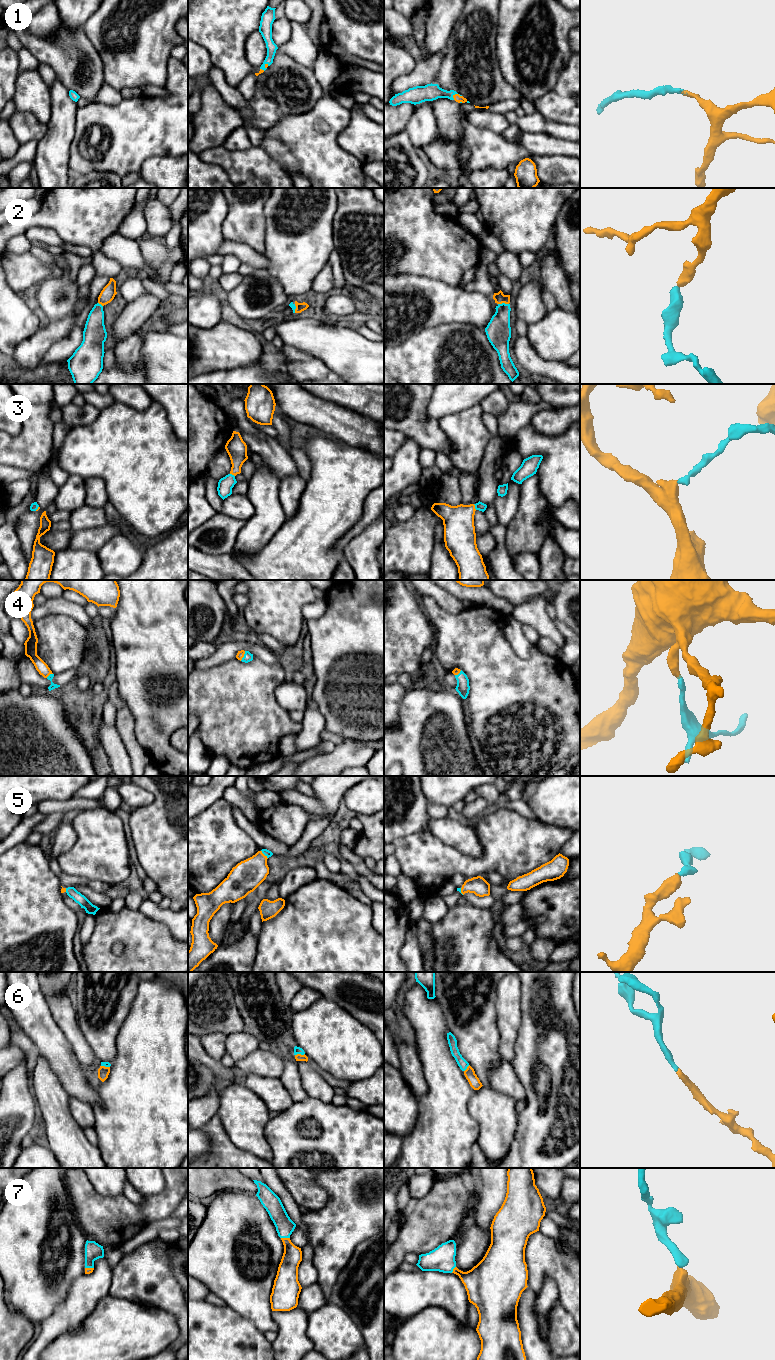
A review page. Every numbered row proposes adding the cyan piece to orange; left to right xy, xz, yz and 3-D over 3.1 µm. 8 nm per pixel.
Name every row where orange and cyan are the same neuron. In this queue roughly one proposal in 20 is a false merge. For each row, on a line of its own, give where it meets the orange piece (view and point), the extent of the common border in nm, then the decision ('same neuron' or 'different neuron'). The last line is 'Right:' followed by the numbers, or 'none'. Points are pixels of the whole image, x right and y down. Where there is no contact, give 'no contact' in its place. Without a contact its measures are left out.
1: contact yz (457, 94); length 80 nm; same neuron
2: contact yz (503, 302); length 90 nm; same neuron
3: contact yz (474, 507); length 50 nm; same neuron
4: contact xz (243, 656); length 90 nm; same neuron
5: contact xz (263, 854); length 90 nm; same neuron
6: contact xz (299, 1054); length 80 nm; same neuron
7: contact xz (285, 1238); length 70 nm; same neuron
Right: 1, 2, 3, 4, 5, 6, 7

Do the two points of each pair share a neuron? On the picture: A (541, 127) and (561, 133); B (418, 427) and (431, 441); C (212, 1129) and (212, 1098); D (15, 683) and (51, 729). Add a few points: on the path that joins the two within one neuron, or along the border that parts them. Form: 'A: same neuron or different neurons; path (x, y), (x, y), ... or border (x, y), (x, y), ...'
A: same neuron; path (546, 127), (556, 130)
B: same neuron; path (421, 430), (429, 438)
C: different neurons; border (217, 1114), (202, 1127)
D: different neurons; border (17, 688), (10, 690)

